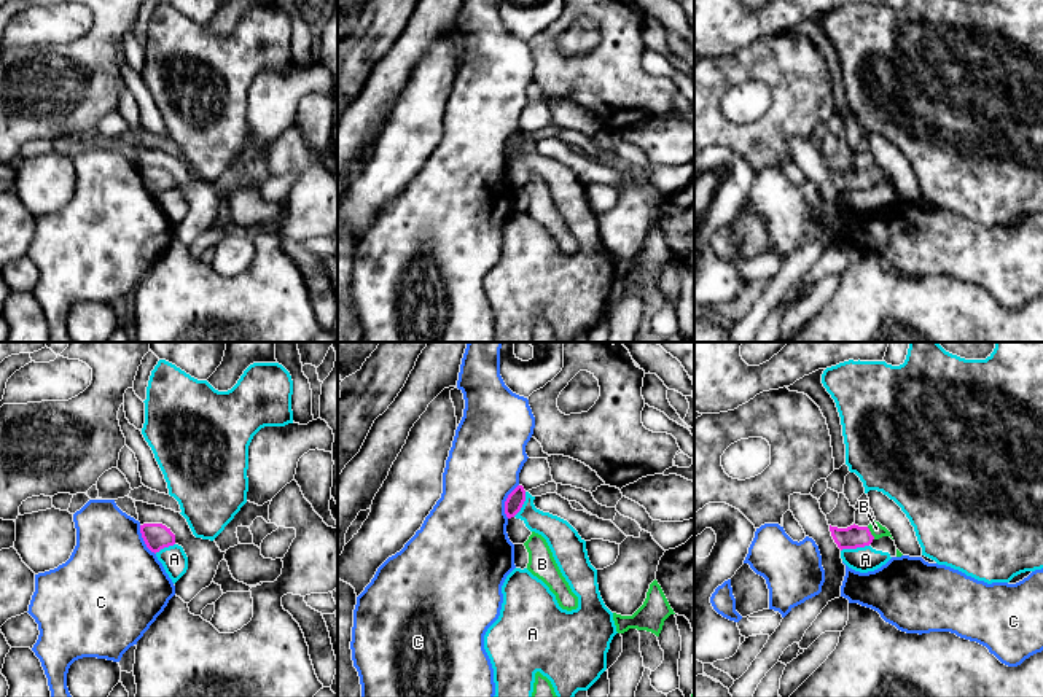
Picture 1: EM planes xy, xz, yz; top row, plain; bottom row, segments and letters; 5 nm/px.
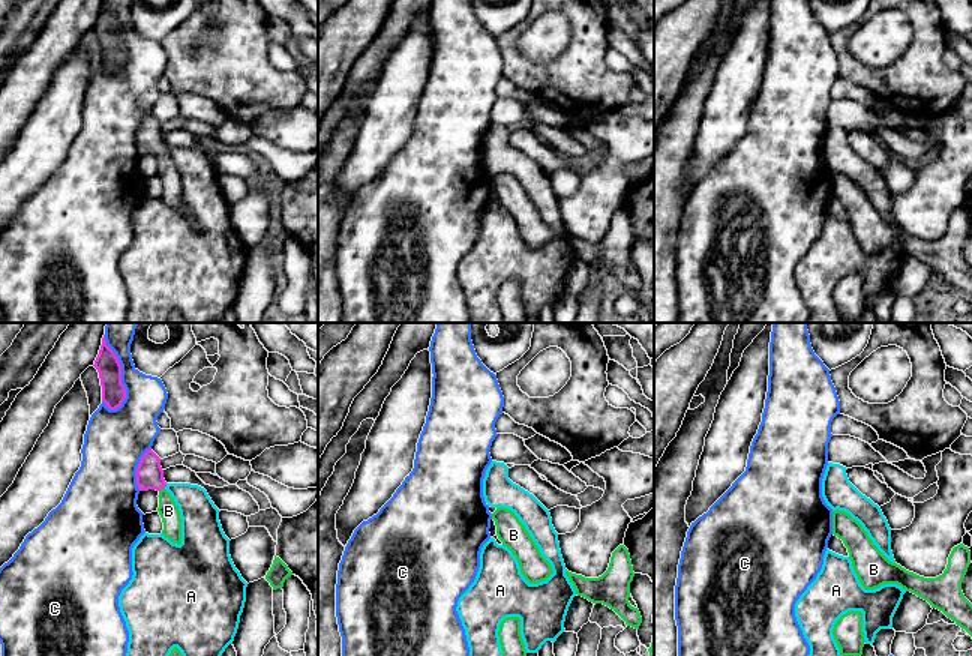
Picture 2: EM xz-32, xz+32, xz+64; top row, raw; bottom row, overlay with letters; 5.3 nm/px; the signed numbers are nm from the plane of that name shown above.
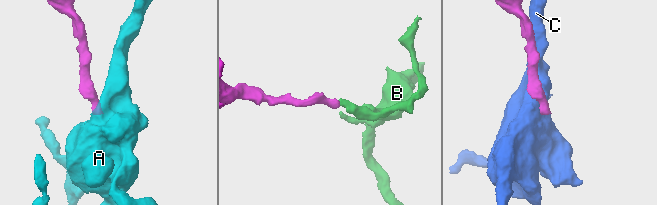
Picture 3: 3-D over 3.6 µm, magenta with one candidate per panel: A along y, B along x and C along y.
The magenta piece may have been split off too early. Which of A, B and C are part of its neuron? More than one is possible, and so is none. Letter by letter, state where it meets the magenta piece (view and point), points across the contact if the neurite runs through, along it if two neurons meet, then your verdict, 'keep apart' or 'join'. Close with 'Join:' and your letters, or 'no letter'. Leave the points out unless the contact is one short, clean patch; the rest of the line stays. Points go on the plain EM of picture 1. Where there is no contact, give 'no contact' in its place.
A: contact yz (854, 191); border yz (868, 188), (841, 194); keep apart
B: contact yz (870, 177); way yz (854, 180), (870, 177), (876, 172); join
C: contact xz (505, 145); keep apart
Join: B

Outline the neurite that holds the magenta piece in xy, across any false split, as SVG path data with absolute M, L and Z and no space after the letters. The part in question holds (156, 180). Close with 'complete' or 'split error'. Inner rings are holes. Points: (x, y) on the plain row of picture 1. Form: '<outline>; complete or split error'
M143 167L140 177L146 191L154 197L175 188L175 178L162 167Z; complete

